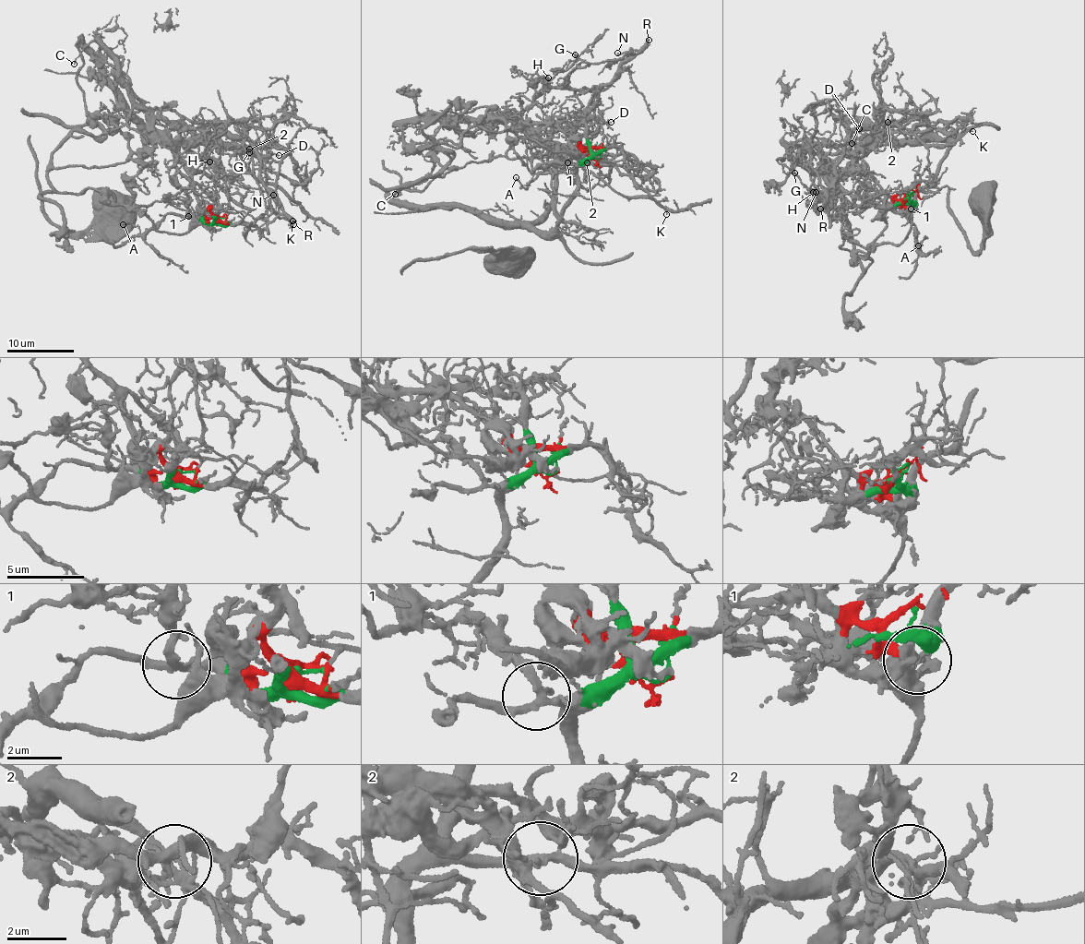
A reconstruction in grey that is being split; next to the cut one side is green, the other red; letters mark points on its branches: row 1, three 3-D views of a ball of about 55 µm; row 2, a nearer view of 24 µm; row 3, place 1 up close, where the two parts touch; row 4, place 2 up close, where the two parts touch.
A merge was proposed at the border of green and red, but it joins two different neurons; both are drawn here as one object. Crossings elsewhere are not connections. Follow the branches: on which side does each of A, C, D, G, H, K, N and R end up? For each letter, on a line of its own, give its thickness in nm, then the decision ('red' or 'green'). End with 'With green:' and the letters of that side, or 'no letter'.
A: 130 nm thick; green
C: 90 nm thick; green
D: 100 nm thick; green
G: 120 nm thick; red
H: 120 nm thick; red
K: 110 nm thick; green
N: 90 nm thick; green
R: 360 nm thick; green
With green: A, C, D, K, N, R

